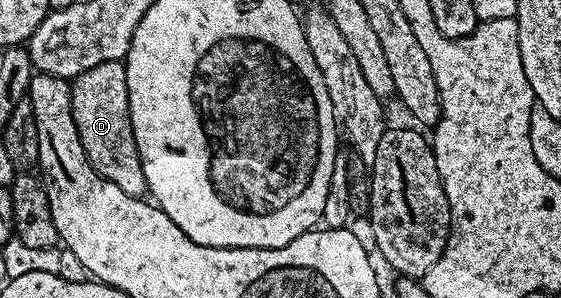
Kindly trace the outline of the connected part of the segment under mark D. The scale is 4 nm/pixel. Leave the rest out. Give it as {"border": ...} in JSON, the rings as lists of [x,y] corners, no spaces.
{"border":[[[106,58],[99,66],[83,70],[71,81],[71,110],[79,130],[79,142],[97,171],[107,182],[115,182],[123,194],[144,197],[148,184],[143,174],[141,151],[135,142],[129,113],[127,70],[120,59]]]}

